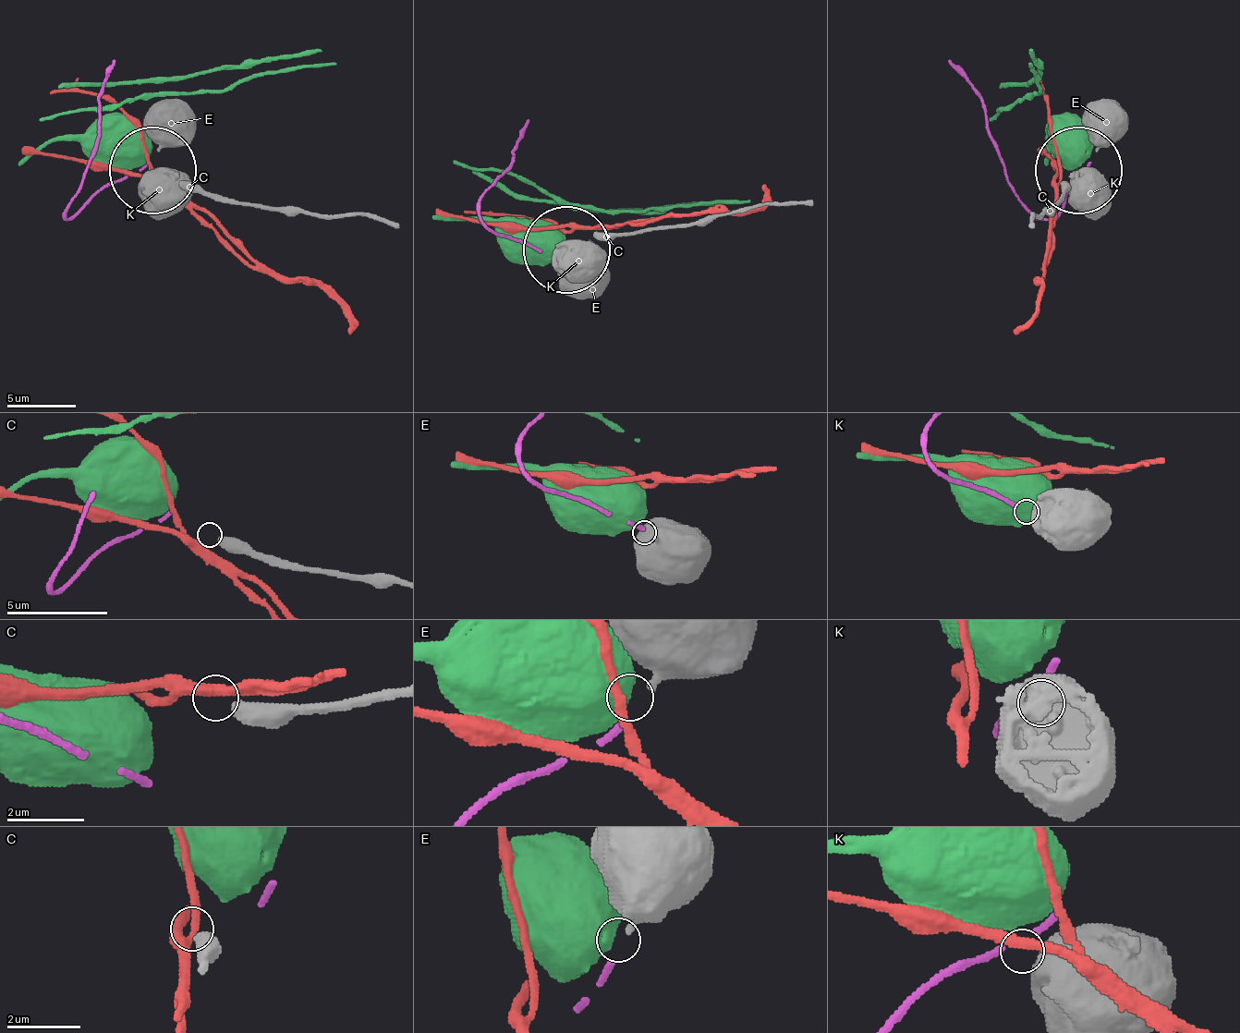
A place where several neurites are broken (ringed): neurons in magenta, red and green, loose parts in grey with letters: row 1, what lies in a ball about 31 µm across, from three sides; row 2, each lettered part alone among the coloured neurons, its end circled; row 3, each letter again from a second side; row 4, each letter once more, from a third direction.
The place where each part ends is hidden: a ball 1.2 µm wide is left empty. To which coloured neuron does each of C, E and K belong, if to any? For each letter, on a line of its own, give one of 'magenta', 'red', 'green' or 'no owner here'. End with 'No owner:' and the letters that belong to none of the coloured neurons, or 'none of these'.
C: no owner here
E: magenta
K: no owner here
No owner: C, K

